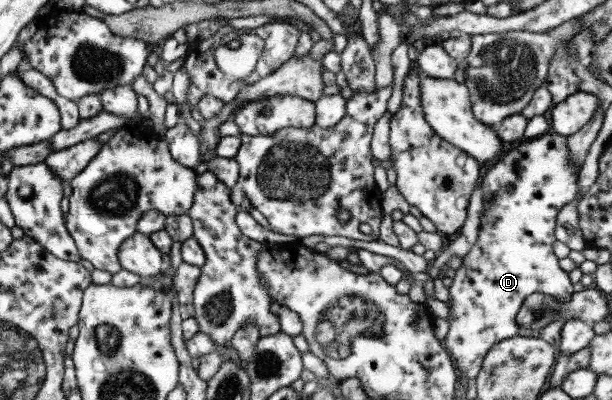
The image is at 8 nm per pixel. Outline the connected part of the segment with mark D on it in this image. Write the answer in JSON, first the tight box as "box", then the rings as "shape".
{"box":[442,133,579,383],"shape":[[[544,133],[532,140],[512,145],[510,151],[489,166],[483,175],[479,184],[483,192],[483,204],[490,196],[493,197],[493,204],[481,214],[476,242],[461,257],[461,265],[455,270],[453,281],[447,288],[447,305],[450,308],[446,320],[449,327],[445,339],[442,340],[443,347],[453,359],[453,366],[457,371],[462,371],[470,383],[479,373],[482,357],[501,339],[515,336],[539,337],[554,346],[559,341],[561,326],[565,323],[561,317],[540,330],[520,328],[514,319],[523,298],[530,293],[539,292],[566,302],[573,291],[567,273],[557,264],[558,259],[551,251],[551,245],[556,240],[554,225],[557,212],[578,195],[578,171],[579,168],[570,160],[563,137]]]}

